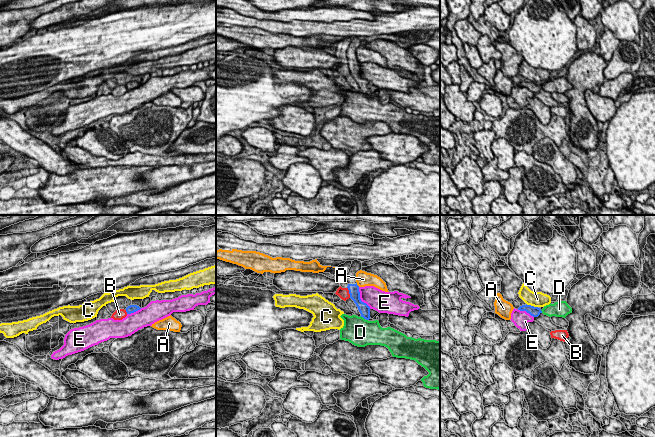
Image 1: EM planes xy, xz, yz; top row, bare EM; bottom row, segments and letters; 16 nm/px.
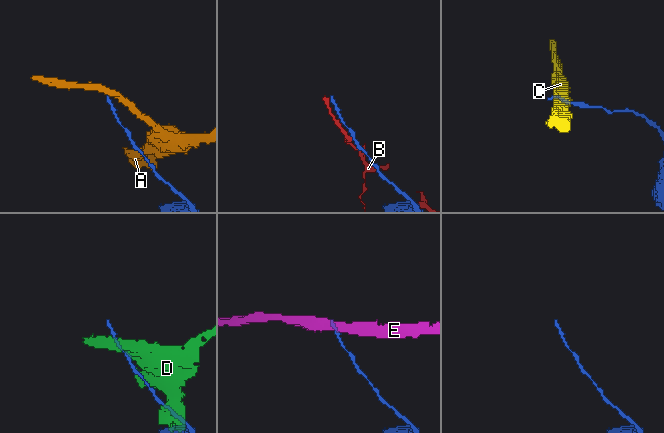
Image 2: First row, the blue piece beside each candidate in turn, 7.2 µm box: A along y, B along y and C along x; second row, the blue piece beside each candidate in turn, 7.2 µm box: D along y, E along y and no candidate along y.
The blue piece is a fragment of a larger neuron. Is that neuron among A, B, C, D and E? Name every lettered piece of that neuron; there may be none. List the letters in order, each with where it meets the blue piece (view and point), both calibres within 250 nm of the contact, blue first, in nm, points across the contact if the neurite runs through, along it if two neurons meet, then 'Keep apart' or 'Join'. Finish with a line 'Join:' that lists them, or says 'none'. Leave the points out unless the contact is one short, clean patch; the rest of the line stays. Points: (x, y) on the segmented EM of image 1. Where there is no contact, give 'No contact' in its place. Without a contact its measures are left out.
A: Touches blue at xz (357, 285). Thickness 160 nm (blue) against 240 nm. Boundary: xz (356, 283), (359, 286). Keep apart
B: Touches blue at xz (349, 292). Thickness 160 nm (blue) against 180 nm. Keep apart
C: Touches blue at yz (532, 306). Thickness 160 nm (blue) against 260 nm. Boundary: yz (526, 303), (537, 307). Keep apart
D: Touches blue at xz (362, 316). Thickness 180 nm (blue) against 440 nm. Keep apart
E: Touches blue at xz (359, 298). Thickness 180 nm (blue) against 320 nm. Keep apart
Join: none

